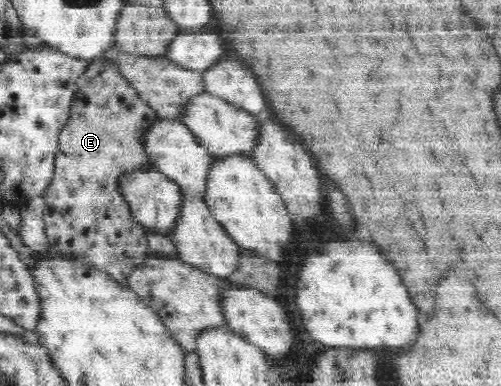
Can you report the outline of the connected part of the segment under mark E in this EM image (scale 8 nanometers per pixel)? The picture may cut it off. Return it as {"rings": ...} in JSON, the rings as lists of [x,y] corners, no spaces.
{"rings":[[[95,59],[89,63],[82,78],[80,79],[80,87],[78,88],[77,95],[73,100],[71,107],[71,116],[65,127],[62,128],[61,133],[58,137],[57,154],[54,158],[53,174],[49,180],[49,184],[43,188],[42,198],[44,199],[44,210],[43,210],[43,223],[45,223],[46,238],[49,241],[50,247],[55,250],[61,259],[65,261],[77,261],[77,264],[85,265],[85,268],[91,268],[99,270],[102,273],[107,273],[109,278],[121,286],[127,286],[129,275],[139,266],[143,265],[150,256],[150,246],[148,243],[148,231],[146,227],[142,226],[132,215],[132,208],[129,205],[129,200],[125,199],[125,194],[120,190],[120,182],[124,180],[125,176],[137,172],[145,172],[147,170],[154,169],[155,162],[152,161],[152,155],[148,153],[148,147],[146,137],[149,134],[149,130],[161,122],[160,115],[157,114],[153,107],[149,106],[149,103],[137,93],[137,88],[133,87],[131,83],[125,79],[125,74],[122,72],[121,60],[117,59]]]}

